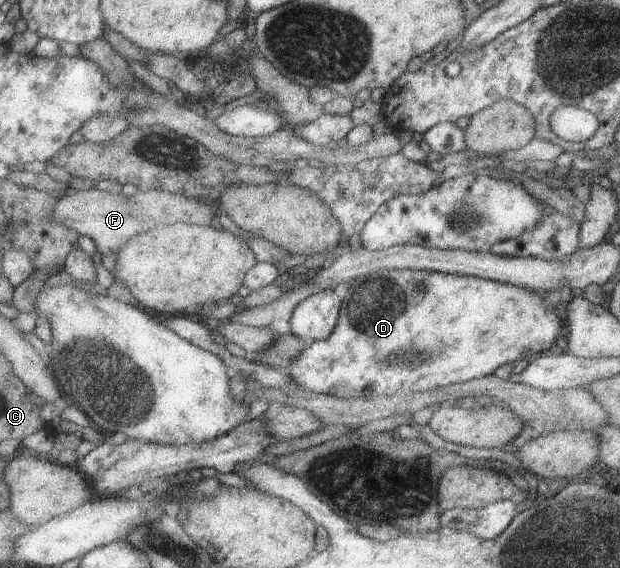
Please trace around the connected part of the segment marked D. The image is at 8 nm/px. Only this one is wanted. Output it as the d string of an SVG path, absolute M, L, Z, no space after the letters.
M385 270L372 276L365 276L359 279L354 279L351 283L348 284L345 288L342 289L342 297L343 297L343 309L341 310L341 315L339 318L339 325L336 327L333 335L326 340L317 340L313 345L310 345L307 349L304 349L303 352L300 353L300 356L297 359L294 359L291 362L291 367L289 369L291 379L294 384L297 384L301 390L305 392L318 393L318 394L327 394L330 396L335 396L338 398L345 399L357 399L357 398L366 398L372 399L372 397L378 396L394 396L396 394L406 393L408 395L412 395L413 393L424 393L425 391L432 391L433 389L439 389L450 384L460 384L461 382L470 381L471 379L481 378L485 376L490 376L494 374L502 365L505 364L513 364L518 359L524 359L524 357L528 357L529 359L534 359L538 355L543 354L544 351L548 351L550 347L554 347L554 343L561 338L566 338L567 329L562 325L562 322L565 320L564 318L558 317L558 313L556 313L555 305L556 305L556 295L546 294L542 295L542 293L538 293L534 290L530 290L524 287L514 286L511 284L504 284L495 280L486 280L485 278L480 278L477 276L466 276L459 274L448 274L445 272L424 272L421 270Z

